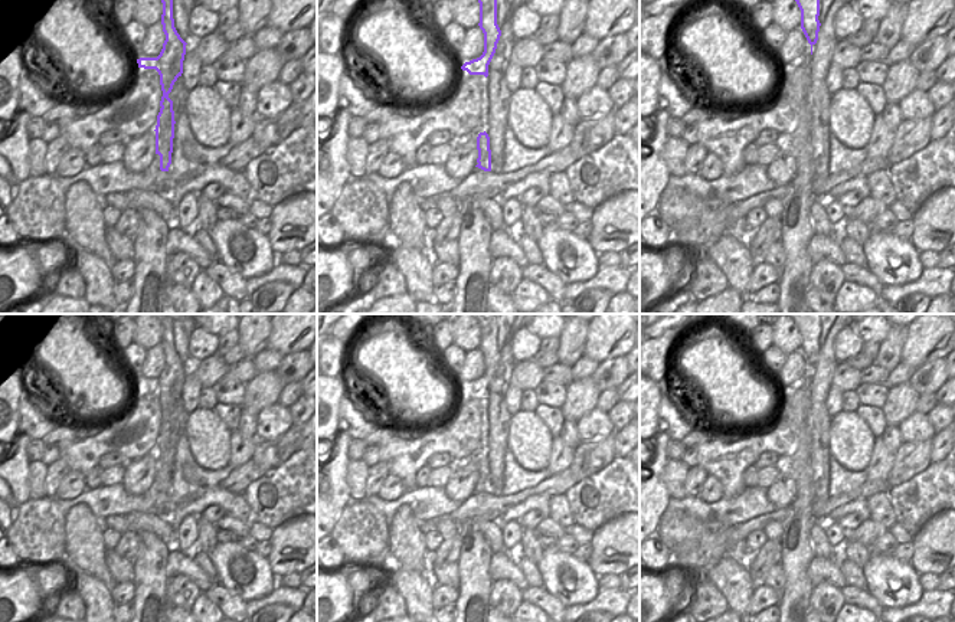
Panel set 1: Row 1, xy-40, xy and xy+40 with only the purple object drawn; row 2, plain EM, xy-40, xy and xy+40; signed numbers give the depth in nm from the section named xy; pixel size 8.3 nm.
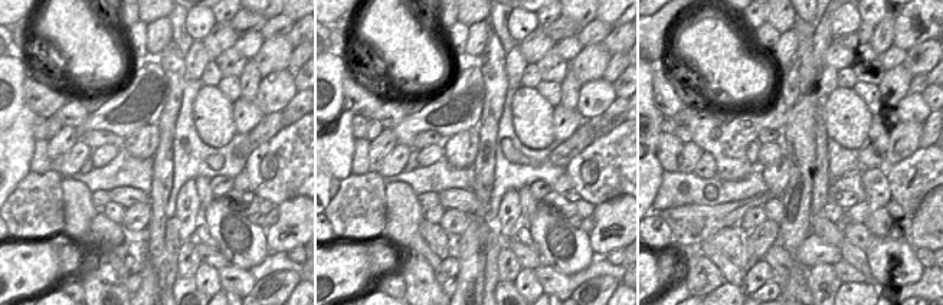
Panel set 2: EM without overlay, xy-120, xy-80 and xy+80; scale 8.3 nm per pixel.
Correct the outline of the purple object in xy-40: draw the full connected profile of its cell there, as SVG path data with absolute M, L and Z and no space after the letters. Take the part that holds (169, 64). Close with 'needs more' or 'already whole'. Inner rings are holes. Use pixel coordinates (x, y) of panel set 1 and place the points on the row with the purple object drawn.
M161 0L163 14L161 24L166 35L163 49L157 58L137 59L138 68L156 69L160 75L163 96L156 125L156 154L160 156L160 170L169 171L171 164L173 138L174 138L174 111L169 94L174 82L183 73L183 60L186 55L186 42L174 27L173 0Z; already whole

